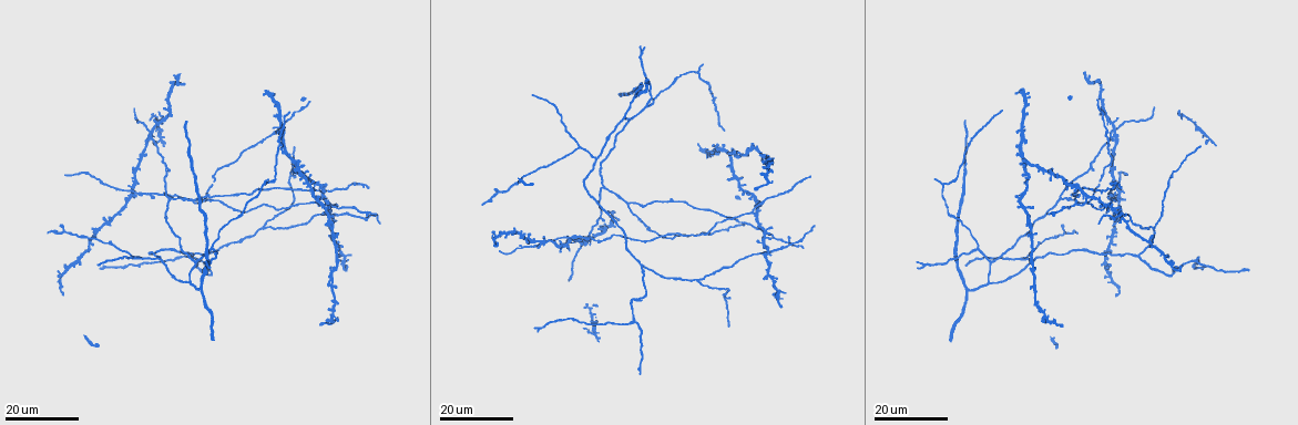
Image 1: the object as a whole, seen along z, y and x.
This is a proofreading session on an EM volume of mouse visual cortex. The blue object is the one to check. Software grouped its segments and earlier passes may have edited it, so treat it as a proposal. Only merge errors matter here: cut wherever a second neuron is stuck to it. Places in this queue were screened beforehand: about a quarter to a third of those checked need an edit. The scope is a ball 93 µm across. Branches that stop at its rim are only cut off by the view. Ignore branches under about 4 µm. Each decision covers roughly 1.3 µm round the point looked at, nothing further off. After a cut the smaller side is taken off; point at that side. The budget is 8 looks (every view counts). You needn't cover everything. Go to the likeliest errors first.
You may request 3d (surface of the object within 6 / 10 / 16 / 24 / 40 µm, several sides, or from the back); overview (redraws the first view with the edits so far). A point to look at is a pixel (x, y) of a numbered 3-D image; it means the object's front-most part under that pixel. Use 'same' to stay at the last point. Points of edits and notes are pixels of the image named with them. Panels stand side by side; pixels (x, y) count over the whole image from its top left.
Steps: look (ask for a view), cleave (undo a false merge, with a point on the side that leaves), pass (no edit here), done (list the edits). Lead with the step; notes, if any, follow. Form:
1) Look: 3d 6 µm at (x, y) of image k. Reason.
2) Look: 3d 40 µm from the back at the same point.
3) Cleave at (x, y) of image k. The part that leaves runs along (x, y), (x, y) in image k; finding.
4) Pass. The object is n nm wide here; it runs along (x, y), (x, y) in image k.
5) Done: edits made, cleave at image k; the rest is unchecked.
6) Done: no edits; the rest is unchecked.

Look: 3d 16 µm at (147, 133) of image 1. Four arms meet.

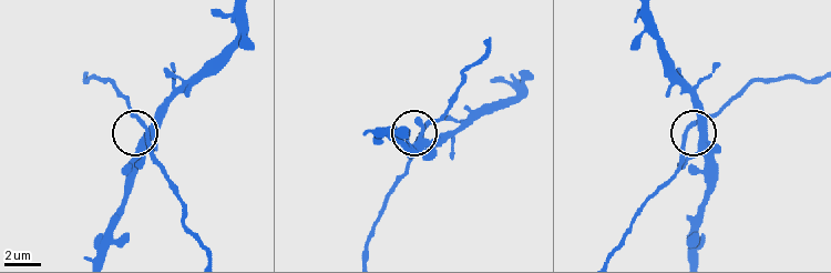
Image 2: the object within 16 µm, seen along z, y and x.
Look: 3d 6 µm at (143, 123) of image 2.

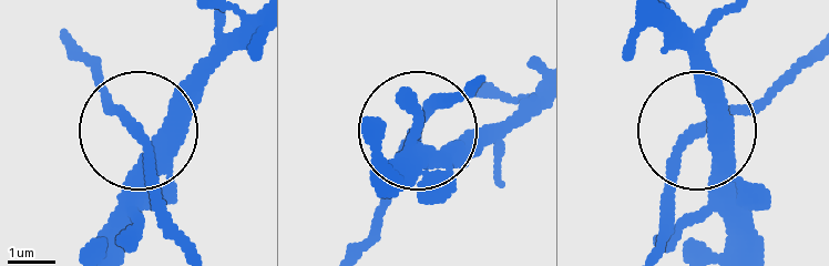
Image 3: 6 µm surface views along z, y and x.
Pass. Continuous, no second neuron.

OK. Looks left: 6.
Look: 3d 16 µm at (699, 279) of image 1.

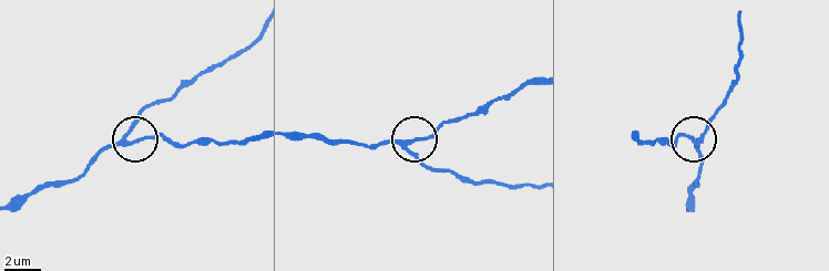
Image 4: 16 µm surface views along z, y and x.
Look: 3d 10 µm at (122, 140) of image 4. Zoom in.

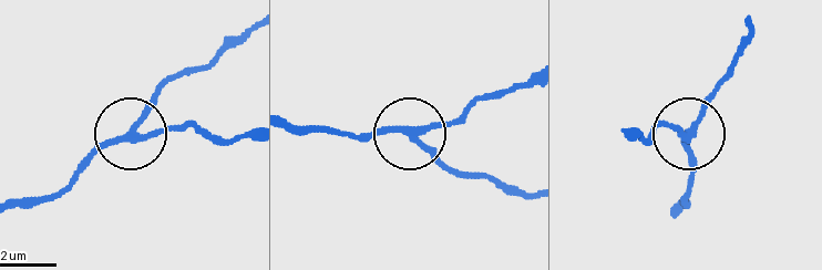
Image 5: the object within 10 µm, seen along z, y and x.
Pass. The object is 220 nm wide here; all the same neuron.

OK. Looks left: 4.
Look: 3d 16 µm at (594, 158) of image 1. Side arm on a straight run.

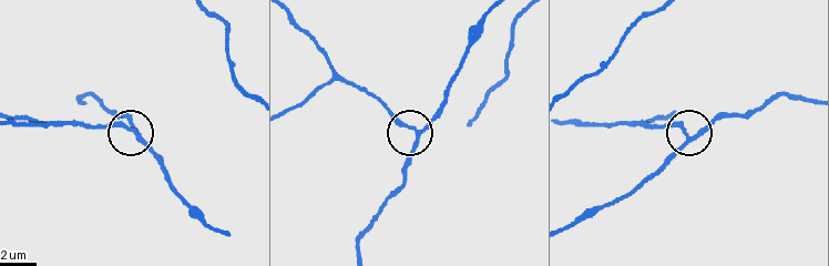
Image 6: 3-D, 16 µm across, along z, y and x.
Look: 3d 6 µm at (416, 132) of image 6.

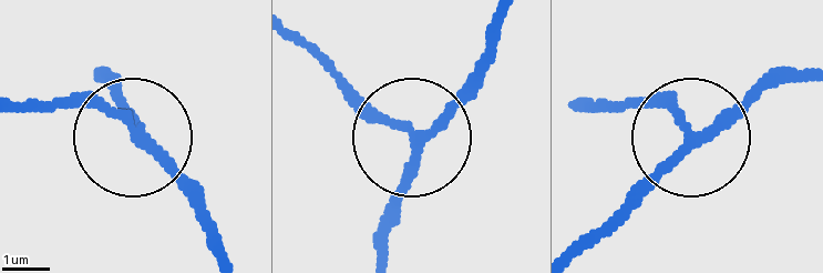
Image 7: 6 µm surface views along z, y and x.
Pass. 3 arms meet here; it runs along (223, 256), (199, 209), (116, 118), (60, 101) in image 7; continuous, no second neuron.

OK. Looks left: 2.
Look: 3d 16 µm at (502, 190) of image 1. Three arms meet.

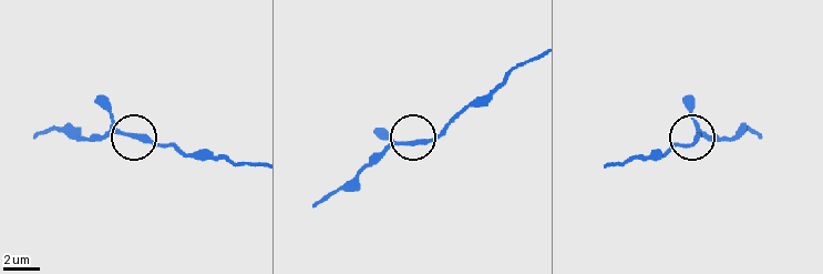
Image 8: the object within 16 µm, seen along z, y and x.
Look: 3d 10 µm at (399, 144) of image 8. Zoom in.

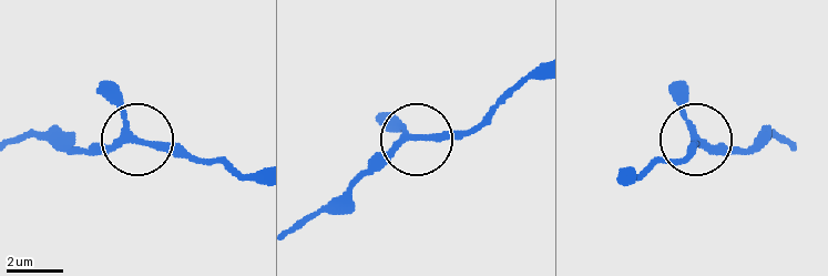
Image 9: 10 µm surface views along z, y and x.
Pass. The object is 220 nm wide here; continuous, no second neuron.

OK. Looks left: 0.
Done: no edits; the rest is unchecked.

